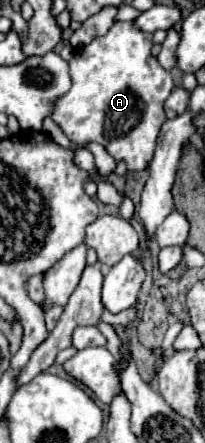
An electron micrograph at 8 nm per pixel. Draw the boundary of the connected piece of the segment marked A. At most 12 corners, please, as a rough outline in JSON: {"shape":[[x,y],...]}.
{"shape":[[132,23],[80,47],[50,113],[128,173],[152,161],[174,81]]}

